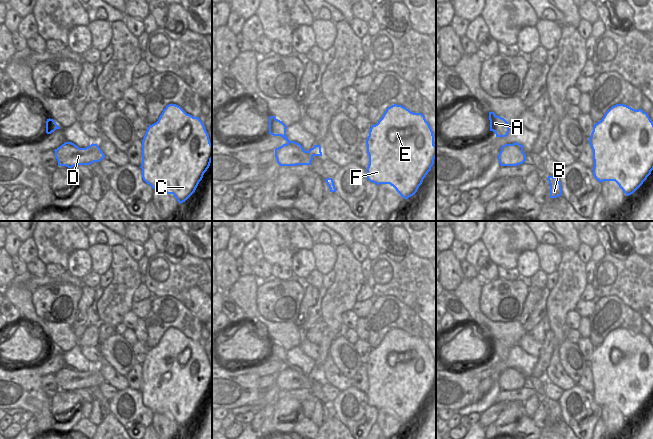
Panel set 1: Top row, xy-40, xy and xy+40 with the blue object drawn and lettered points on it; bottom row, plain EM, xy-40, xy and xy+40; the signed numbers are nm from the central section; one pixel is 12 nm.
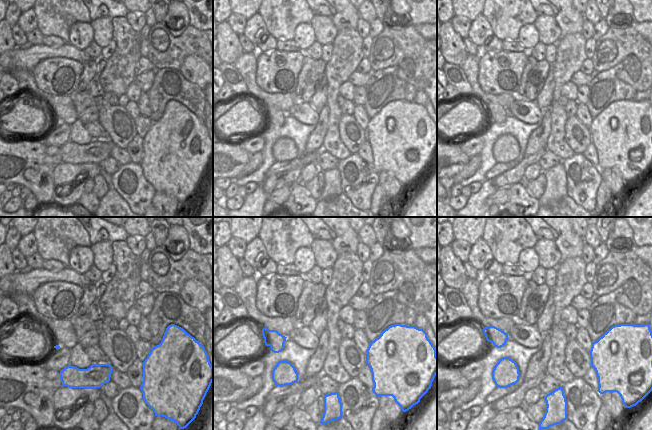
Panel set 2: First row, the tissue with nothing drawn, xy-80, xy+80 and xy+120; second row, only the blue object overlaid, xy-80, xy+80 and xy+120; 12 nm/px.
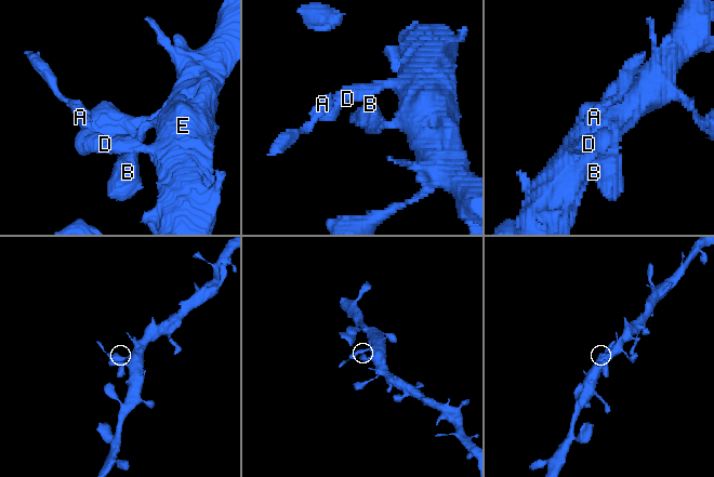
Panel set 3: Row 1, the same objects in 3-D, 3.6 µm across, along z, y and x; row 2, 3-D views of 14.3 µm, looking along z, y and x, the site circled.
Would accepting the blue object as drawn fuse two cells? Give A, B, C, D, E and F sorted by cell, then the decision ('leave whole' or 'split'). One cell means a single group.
groups A / B C D E F; split

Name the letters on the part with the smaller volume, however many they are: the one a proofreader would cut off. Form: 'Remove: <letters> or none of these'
Remove: A

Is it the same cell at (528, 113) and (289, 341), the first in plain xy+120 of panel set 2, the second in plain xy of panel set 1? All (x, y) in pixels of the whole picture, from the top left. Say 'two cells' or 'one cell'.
two cells

